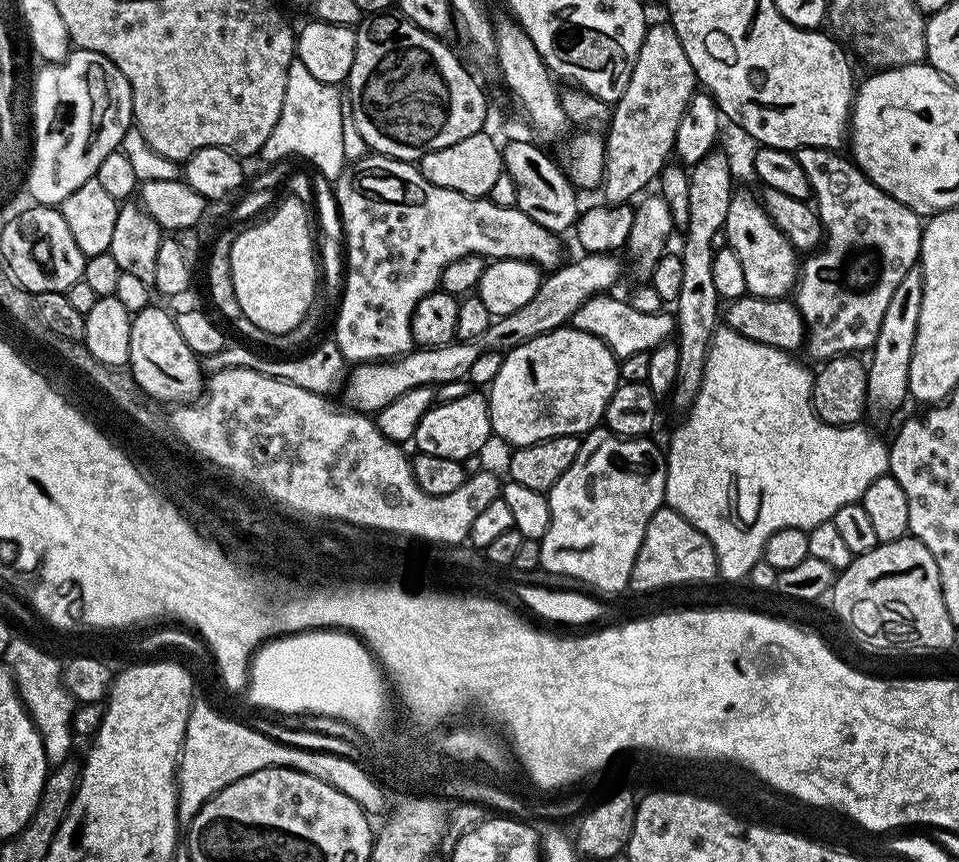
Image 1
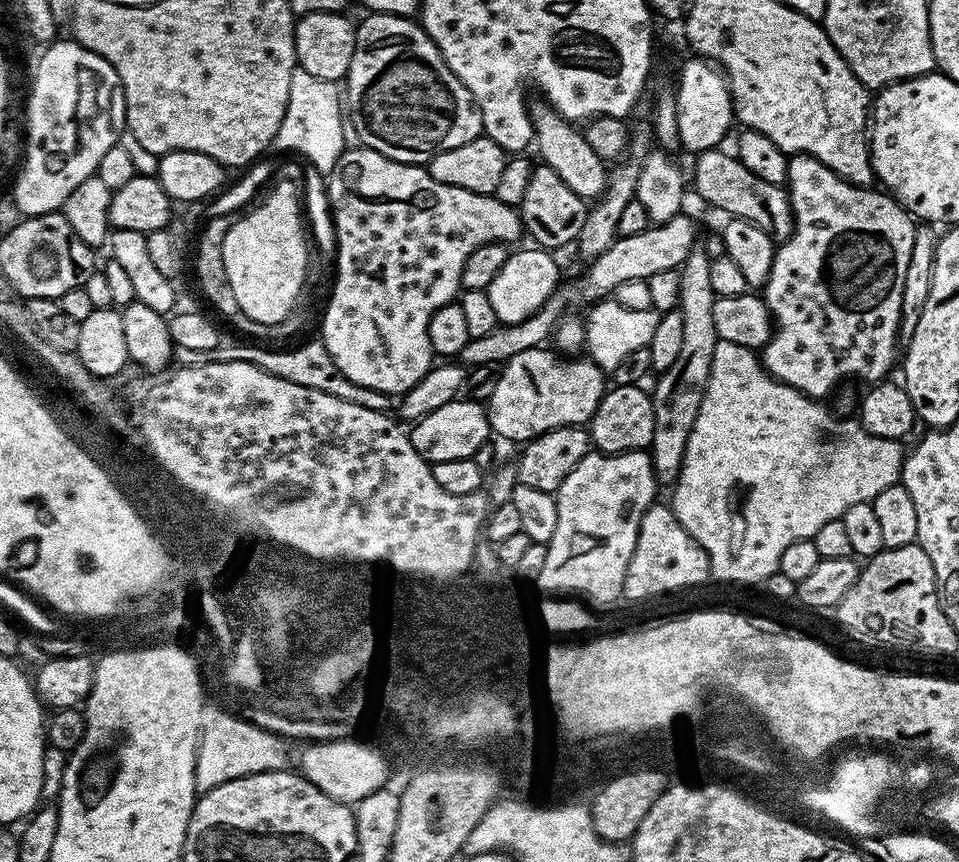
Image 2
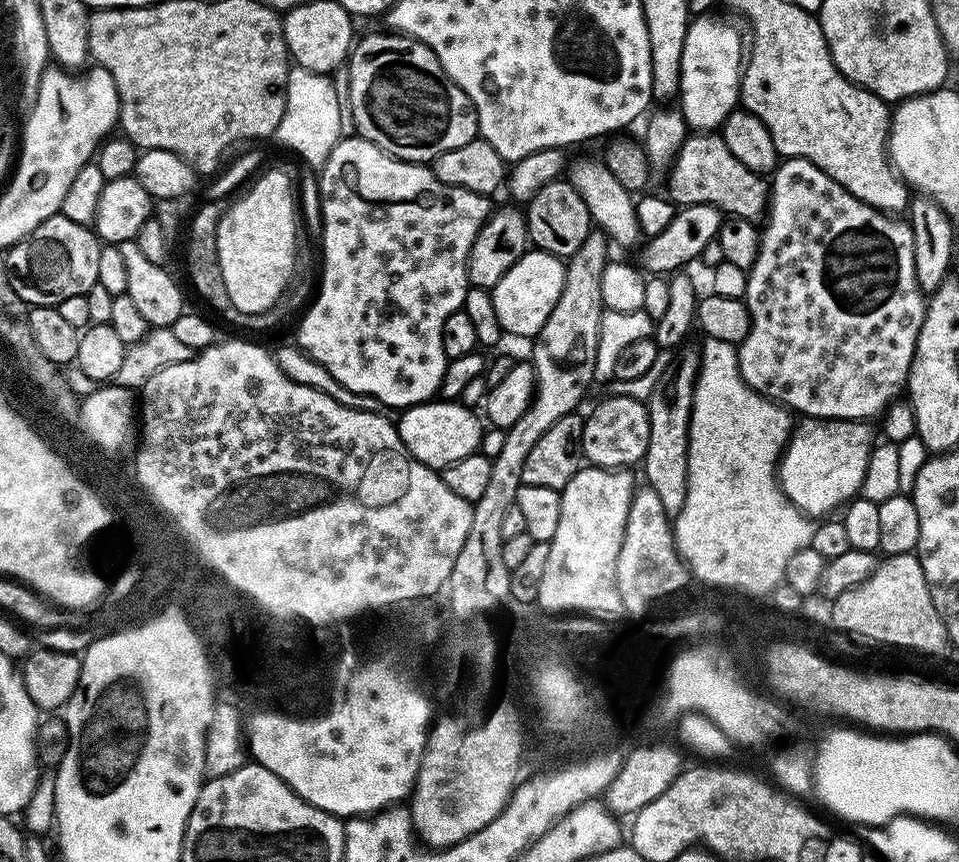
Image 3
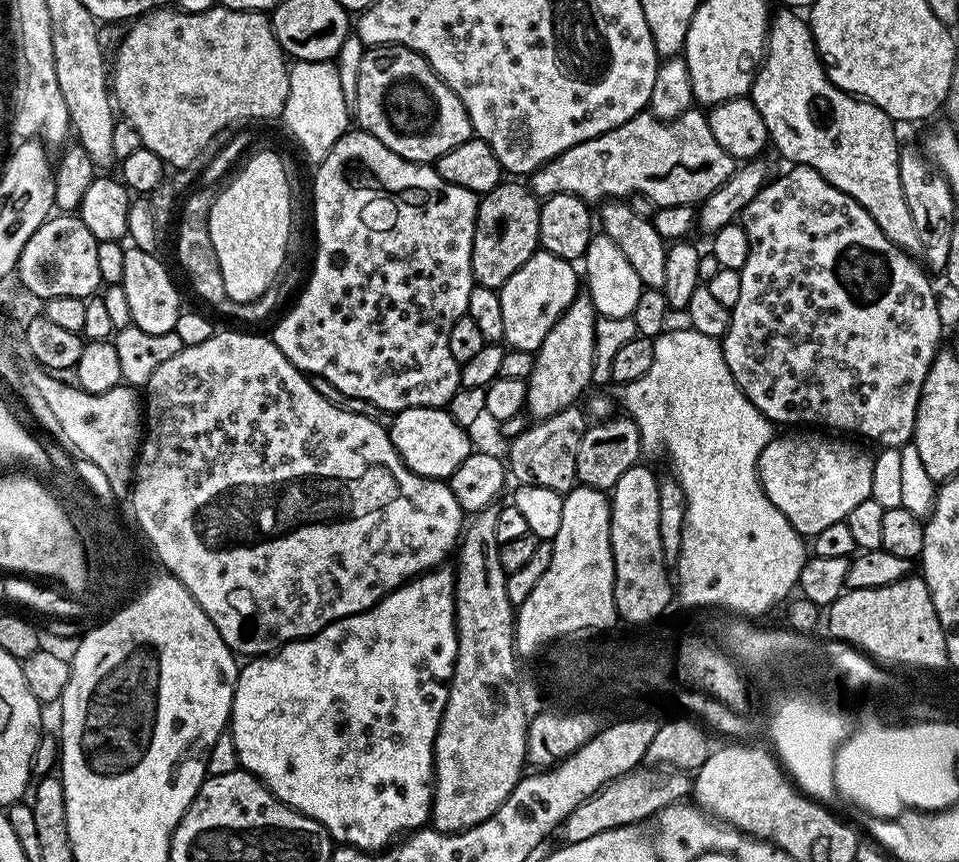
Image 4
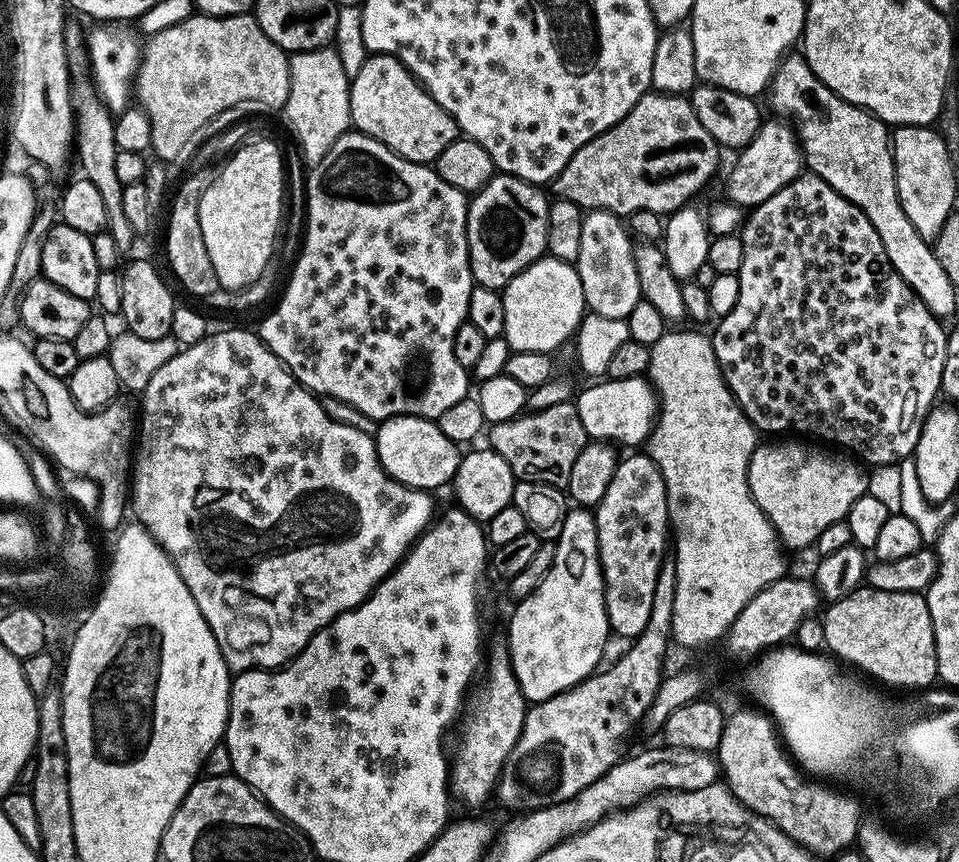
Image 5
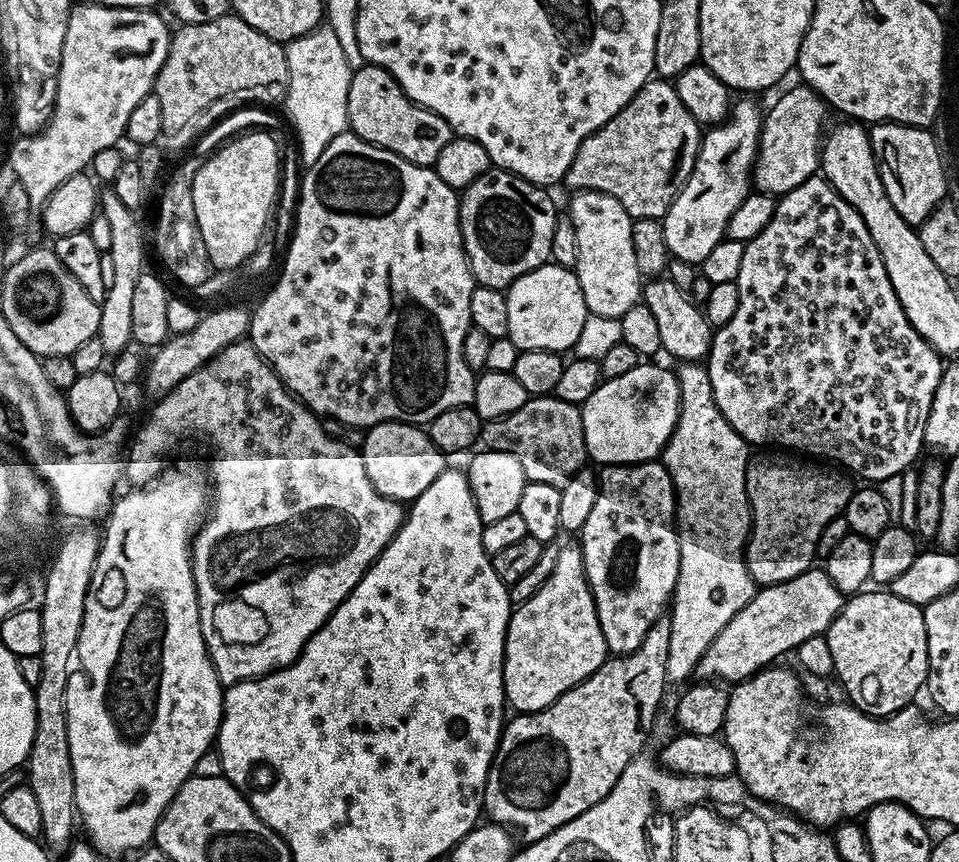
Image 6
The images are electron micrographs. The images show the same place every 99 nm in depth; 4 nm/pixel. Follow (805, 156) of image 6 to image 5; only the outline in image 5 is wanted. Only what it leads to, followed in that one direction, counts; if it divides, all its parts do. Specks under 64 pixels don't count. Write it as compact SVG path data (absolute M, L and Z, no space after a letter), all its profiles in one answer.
M765 119L761 123L751 144L739 149L737 156L740 157L728 176L727 199L745 210L757 208L762 202L766 202L766 198L778 194L782 186L794 182L802 172L802 153L795 129L783 119L771 119Z

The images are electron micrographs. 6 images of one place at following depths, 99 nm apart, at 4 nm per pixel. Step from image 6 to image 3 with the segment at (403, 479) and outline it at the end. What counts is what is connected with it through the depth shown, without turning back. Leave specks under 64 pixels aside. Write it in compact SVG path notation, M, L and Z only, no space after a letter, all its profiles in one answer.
M429 402L415 404L413 408L403 409L398 416L398 431L406 450L427 468L442 470L458 458L466 458L478 451L485 429L471 407L460 402Z

